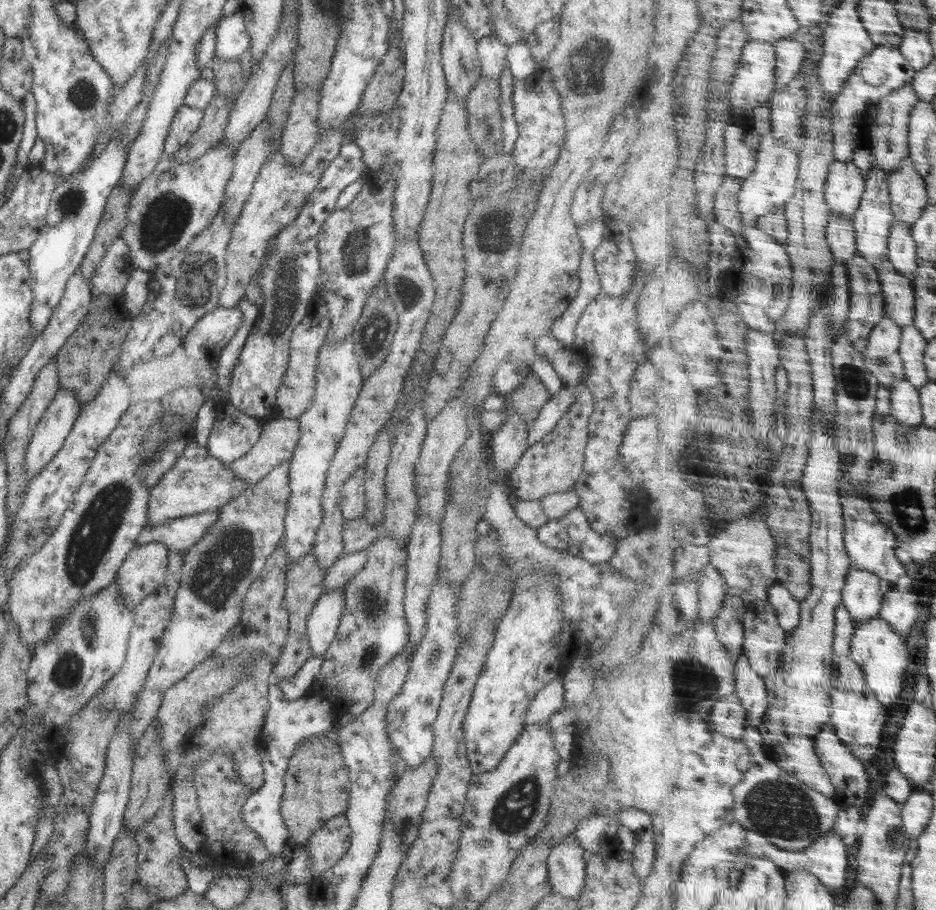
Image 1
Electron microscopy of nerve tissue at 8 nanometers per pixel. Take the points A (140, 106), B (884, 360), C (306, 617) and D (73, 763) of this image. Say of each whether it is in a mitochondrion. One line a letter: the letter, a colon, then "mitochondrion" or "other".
A: other
B: mitochondrion
C: other
D: other

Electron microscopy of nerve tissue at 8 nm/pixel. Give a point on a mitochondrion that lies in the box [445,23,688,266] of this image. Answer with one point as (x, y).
(585, 71)

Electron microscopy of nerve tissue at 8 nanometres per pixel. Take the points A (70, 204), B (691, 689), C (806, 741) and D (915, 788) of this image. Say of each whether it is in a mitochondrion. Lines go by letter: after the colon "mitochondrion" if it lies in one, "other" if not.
A: mitochondrion
B: mitochondrion
C: other
D: other

